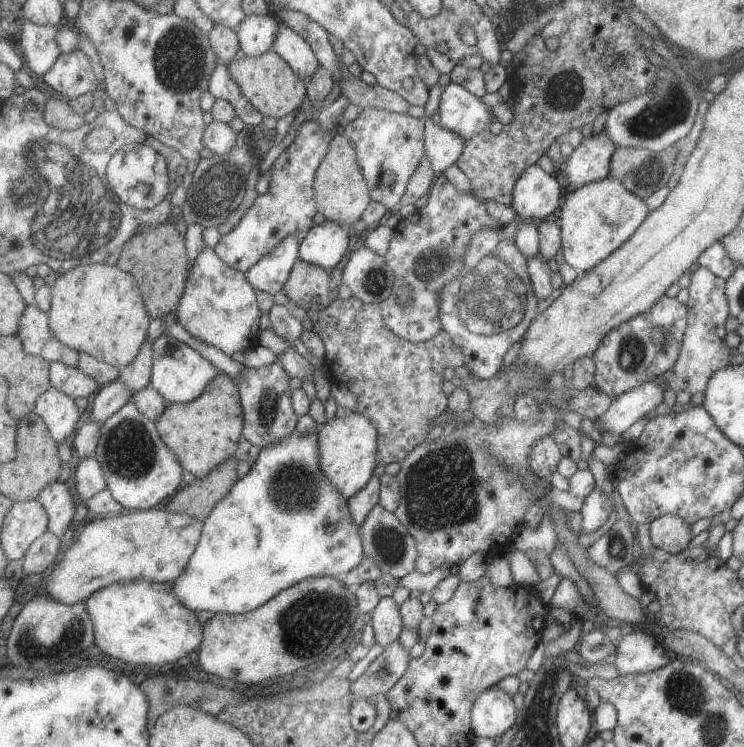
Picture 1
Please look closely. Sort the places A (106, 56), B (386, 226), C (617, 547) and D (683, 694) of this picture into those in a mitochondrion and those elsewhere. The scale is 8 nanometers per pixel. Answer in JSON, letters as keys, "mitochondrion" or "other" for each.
{"A":"other","B":"other","C":"mitochondrion","D":"mitochondrion"}

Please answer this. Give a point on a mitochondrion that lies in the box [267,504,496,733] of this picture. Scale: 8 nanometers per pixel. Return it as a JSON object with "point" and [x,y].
{"point":[313,608]}

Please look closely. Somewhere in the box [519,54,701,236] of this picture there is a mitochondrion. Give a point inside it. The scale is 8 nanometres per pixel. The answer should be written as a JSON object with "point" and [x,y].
{"point":[650,123]}

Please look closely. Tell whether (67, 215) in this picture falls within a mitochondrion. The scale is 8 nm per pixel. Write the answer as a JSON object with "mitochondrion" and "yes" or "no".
{"mitochondrion":"yes"}

